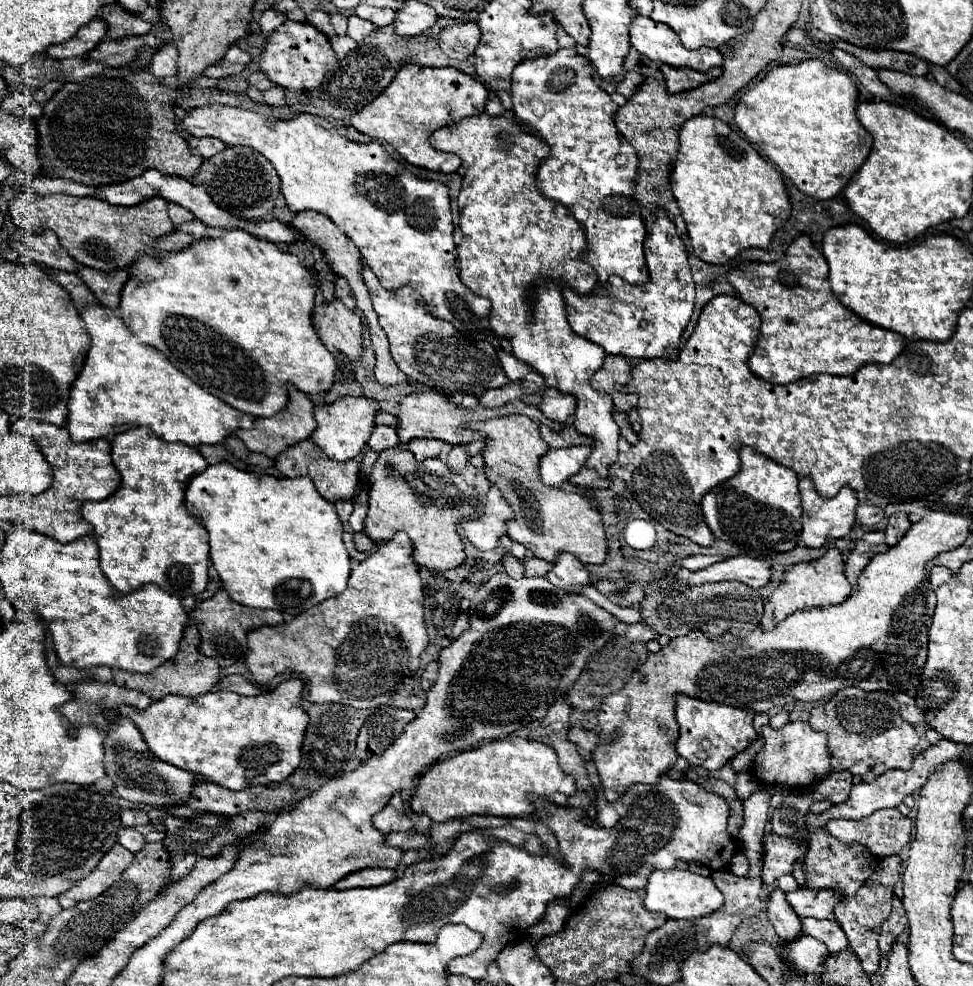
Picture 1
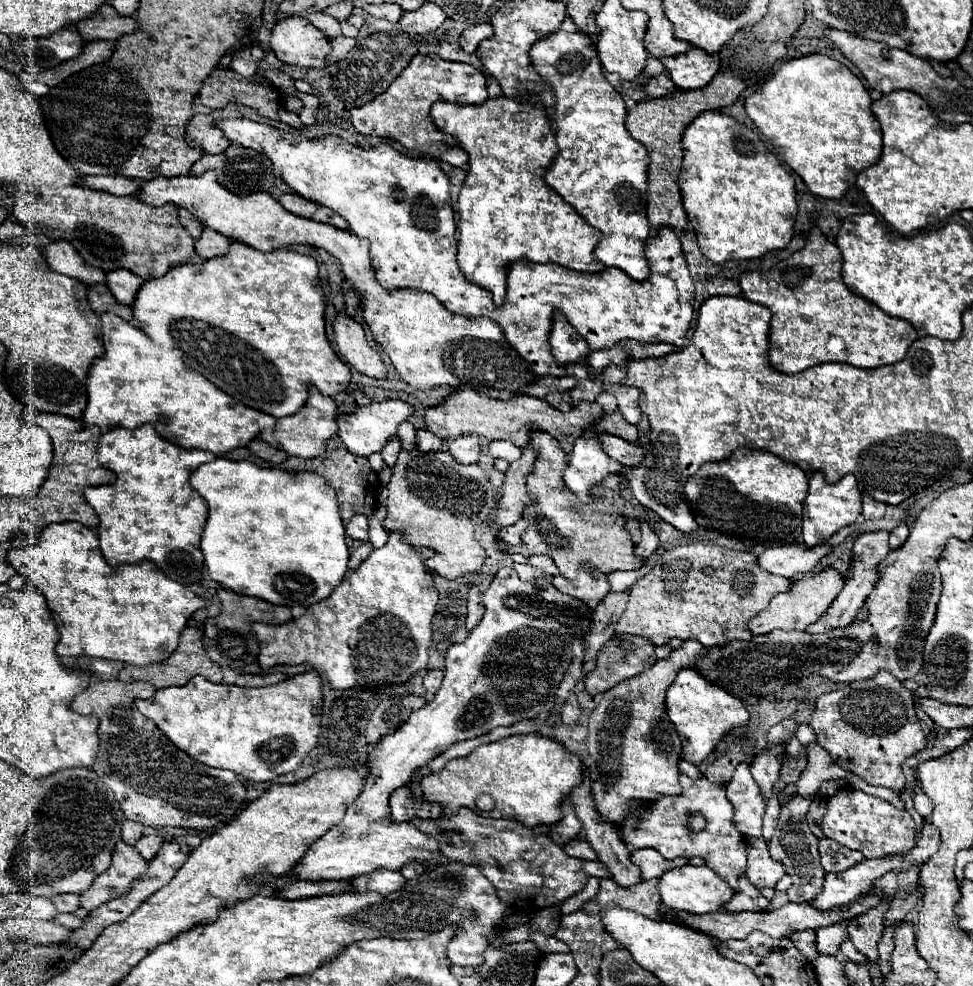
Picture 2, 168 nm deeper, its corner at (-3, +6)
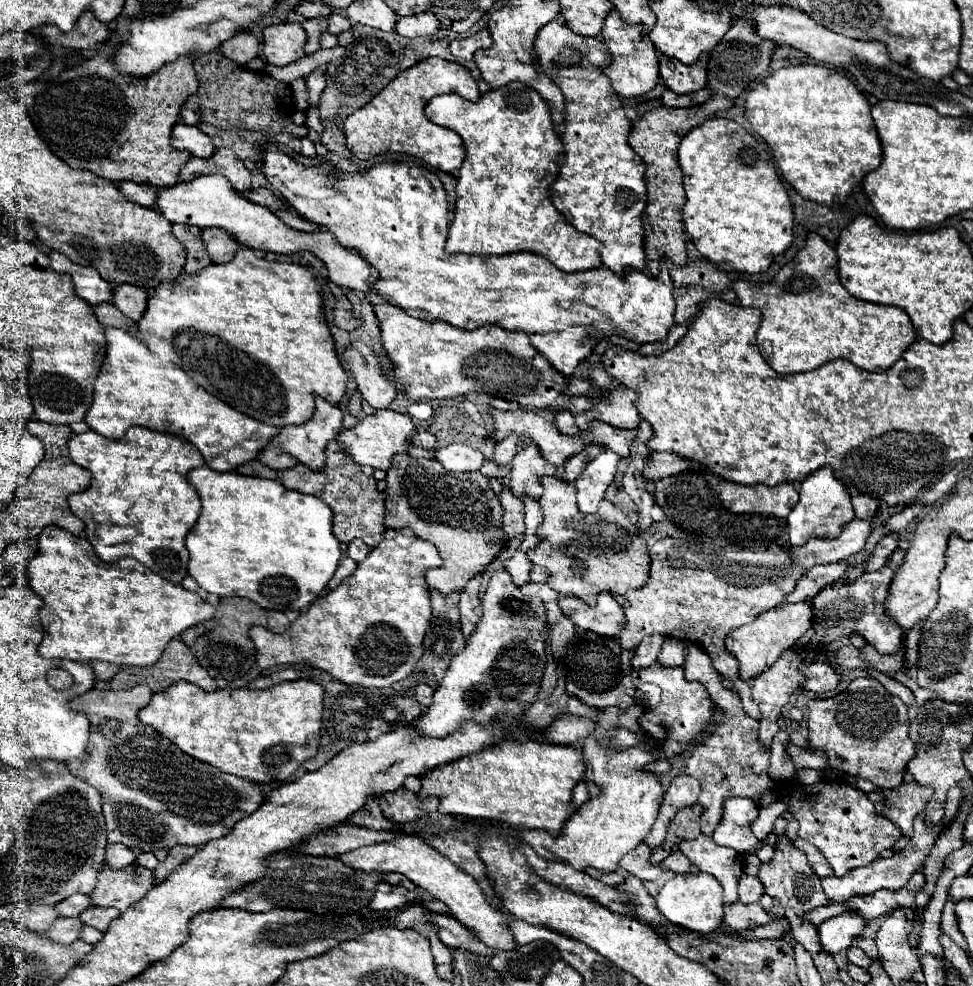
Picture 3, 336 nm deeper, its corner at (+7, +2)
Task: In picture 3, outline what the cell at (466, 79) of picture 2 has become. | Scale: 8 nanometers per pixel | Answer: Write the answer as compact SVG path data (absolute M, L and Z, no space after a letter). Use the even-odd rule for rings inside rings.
M424 58L412 68L400 72L382 92L378 92L364 108L358 108L344 120L344 134L348 150L360 160L372 160L382 152L404 152L412 154L432 168L454 172L464 162L464 144L462 138L442 126L432 124L424 116L424 106L430 98L438 94L458 94L468 100L478 100L478 84L472 74L456 64L442 58Z

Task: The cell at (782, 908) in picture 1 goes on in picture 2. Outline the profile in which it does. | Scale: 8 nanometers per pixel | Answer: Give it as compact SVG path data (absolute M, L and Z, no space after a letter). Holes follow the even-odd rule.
M802 930L790 936L790 940L796 944L796 948L806 956L806 960L814 962L818 958L818 950L814 948L814 930Z

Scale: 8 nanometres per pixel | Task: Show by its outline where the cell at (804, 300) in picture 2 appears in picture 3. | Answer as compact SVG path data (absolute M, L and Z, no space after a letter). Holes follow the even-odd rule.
M808 234L806 246L796 254L792 262L782 266L774 280L766 284L752 284L748 280L736 280L734 292L742 306L752 306L762 312L762 324L758 328L756 340L760 354L778 374L794 374L808 372L820 368L826 362L836 358L844 358L852 362L860 370L868 372L884 372L888 370L902 352L916 340L914 326L900 308L896 306L876 306L872 302L864 302L848 294L838 280L838 258L832 246L818 234Z

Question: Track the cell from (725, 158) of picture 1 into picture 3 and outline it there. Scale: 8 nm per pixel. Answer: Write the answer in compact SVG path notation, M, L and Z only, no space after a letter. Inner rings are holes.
M708 118L682 138L678 146L678 162L680 170L684 172L686 190L682 220L698 252L720 270L736 270L748 274L766 272L772 264L772 258L790 246L794 222L790 198L778 178L768 146L732 120Z

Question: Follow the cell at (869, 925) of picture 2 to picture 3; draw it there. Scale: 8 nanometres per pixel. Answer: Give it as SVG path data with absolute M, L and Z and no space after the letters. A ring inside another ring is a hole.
M850 946L846 954L848 954L848 960L852 964L856 964L856 966L862 966L862 968L868 968L870 966L870 958L858 946Z

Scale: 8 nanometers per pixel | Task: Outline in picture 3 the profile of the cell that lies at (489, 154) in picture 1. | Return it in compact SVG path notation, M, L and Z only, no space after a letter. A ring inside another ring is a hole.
M512 82L504 88L488 90L478 102L468 102L458 94L444 94L432 98L424 112L434 124L454 130L466 148L466 160L458 172L456 214L446 240L448 254L510 254L526 250L548 258L564 272L602 266L602 244L578 232L550 200L550 184L560 172L562 144L554 132L550 110L534 88Z

